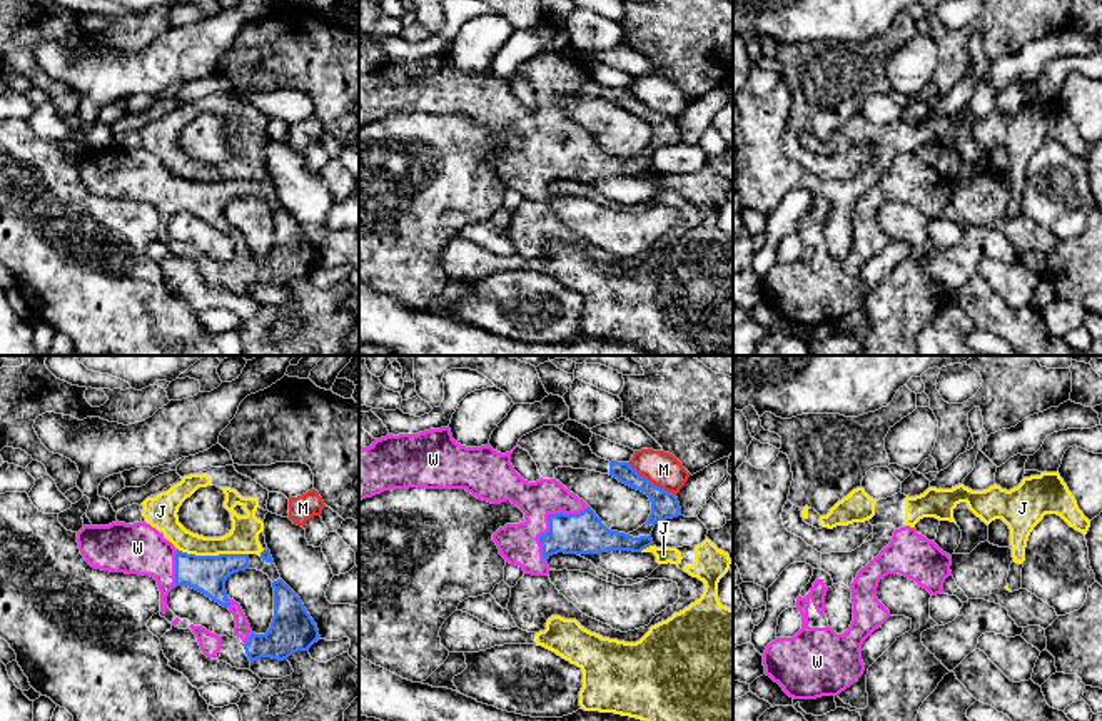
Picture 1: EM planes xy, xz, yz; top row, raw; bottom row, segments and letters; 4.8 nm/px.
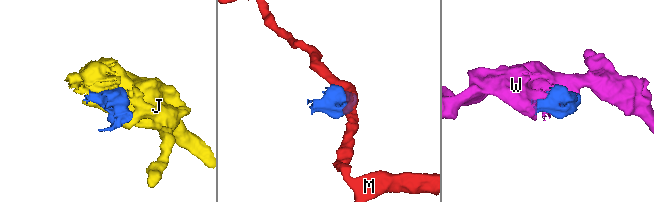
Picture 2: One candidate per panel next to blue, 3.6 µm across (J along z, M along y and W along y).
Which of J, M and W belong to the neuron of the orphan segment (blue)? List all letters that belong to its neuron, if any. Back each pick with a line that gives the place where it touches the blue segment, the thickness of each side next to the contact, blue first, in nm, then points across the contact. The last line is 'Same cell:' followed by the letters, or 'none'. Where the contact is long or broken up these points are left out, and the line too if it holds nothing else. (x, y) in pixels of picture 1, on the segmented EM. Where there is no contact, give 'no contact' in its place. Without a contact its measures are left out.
W: meets blue in xz at (548, 519); 200 nm thick on the blue side, 190 nm on the other
Same cell: W

